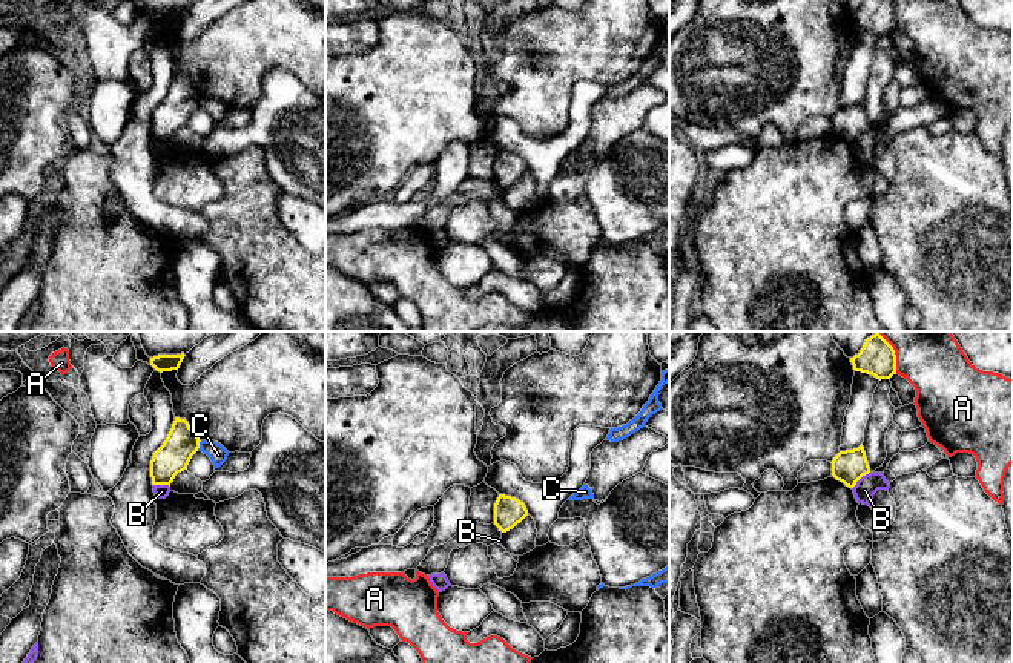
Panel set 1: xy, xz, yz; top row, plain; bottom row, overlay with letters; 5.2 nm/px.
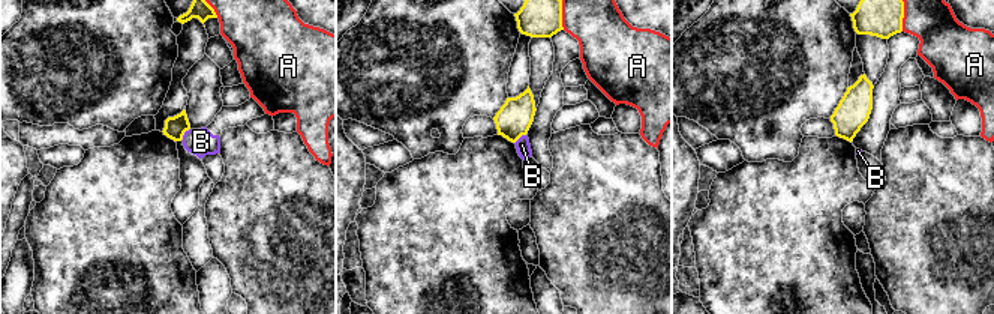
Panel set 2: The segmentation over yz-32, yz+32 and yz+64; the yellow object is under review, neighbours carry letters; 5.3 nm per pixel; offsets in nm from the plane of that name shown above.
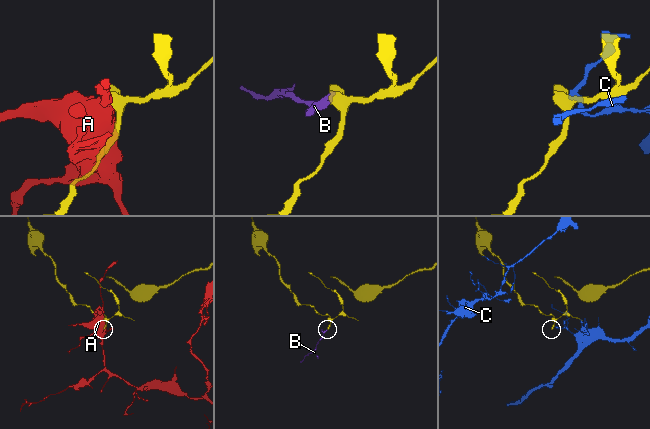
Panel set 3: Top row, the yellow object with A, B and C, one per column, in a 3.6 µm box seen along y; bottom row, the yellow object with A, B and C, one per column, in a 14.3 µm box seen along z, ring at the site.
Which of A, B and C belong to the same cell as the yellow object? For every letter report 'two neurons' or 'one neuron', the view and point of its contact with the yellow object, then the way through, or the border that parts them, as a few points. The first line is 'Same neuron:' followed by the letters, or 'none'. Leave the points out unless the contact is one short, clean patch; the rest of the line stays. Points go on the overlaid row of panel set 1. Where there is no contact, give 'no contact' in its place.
Same neuron: none
A: two neurons; meets yellow in yz at (894, 353)
B: two neurons; meets yellow in yz at (860, 478); border along yz (869, 471), (852, 488)
C: two neurons; meets yellow in xy at (198, 445)

